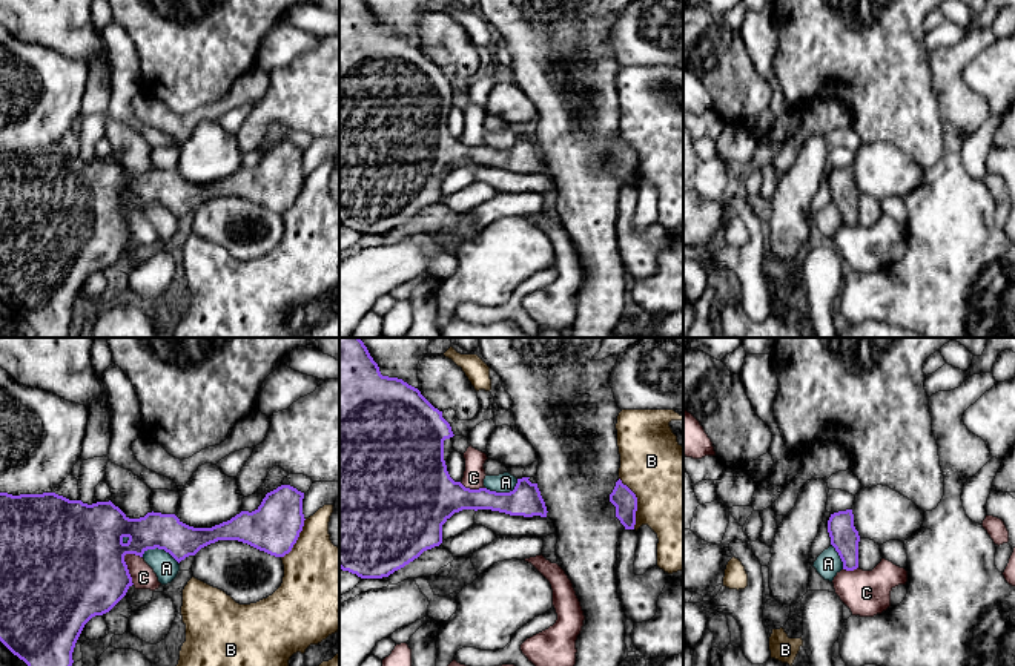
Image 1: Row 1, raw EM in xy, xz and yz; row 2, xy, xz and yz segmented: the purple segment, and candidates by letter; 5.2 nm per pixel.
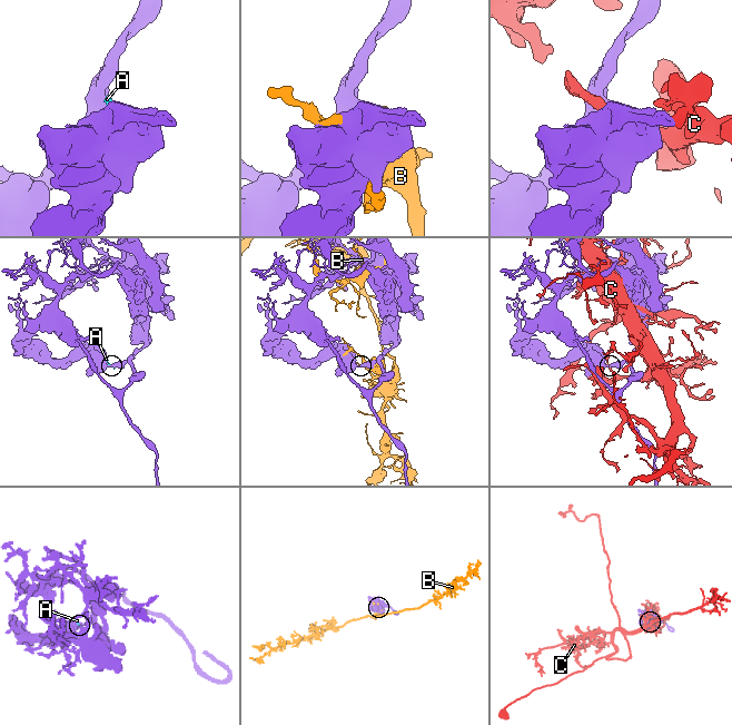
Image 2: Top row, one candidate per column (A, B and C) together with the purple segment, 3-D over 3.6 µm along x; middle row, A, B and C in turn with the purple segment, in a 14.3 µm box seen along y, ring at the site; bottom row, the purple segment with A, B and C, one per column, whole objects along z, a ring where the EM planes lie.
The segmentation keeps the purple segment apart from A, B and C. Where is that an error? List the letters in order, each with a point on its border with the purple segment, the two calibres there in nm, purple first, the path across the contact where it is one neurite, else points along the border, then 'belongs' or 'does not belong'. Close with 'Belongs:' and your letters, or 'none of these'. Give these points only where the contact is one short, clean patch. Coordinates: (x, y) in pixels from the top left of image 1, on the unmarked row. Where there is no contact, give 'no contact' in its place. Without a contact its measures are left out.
A: contact xy (160, 204); calibres 190 and 130 nm; does not belong
B: contact xz (636, 160); calibres 120 and 480 nm; does not belong
C: contact xy (126, 224); calibres 500 and 130 nm; does not belong
Belongs: none of these

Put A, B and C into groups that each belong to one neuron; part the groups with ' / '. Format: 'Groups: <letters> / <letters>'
Groups: A / B / C

